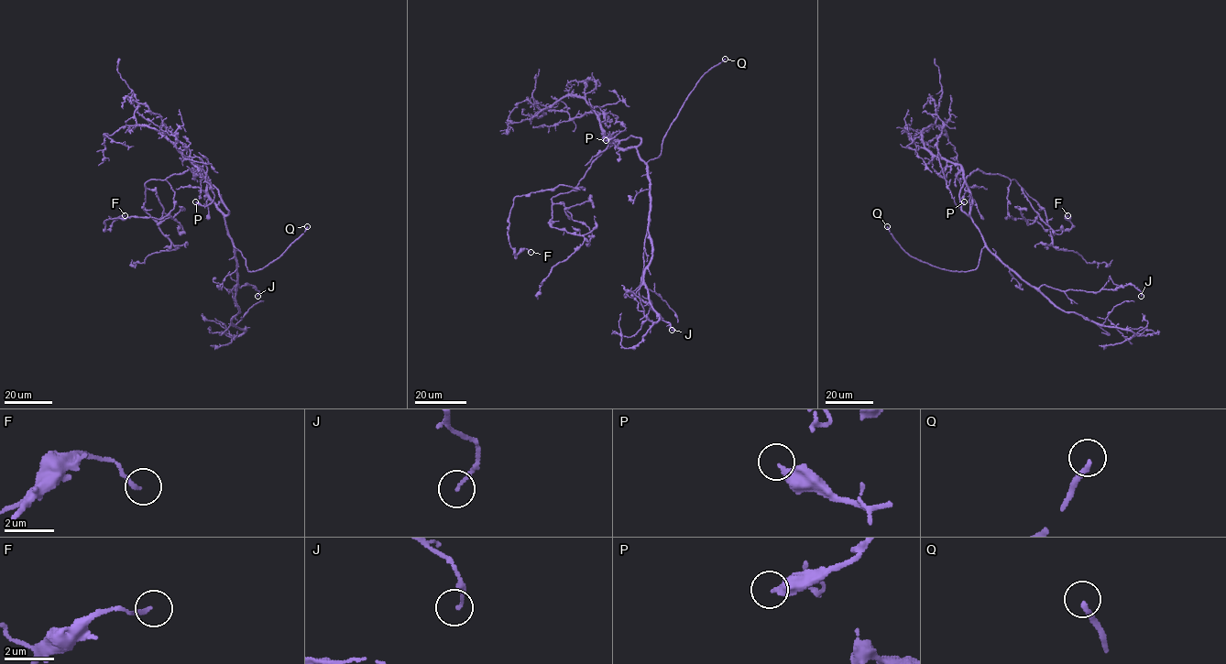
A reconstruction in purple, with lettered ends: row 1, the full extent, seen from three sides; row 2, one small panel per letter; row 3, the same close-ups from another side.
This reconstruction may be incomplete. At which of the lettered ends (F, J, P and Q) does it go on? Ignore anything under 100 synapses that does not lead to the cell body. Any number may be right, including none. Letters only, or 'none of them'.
Q

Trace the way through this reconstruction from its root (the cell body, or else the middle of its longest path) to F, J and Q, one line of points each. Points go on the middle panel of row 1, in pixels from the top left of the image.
F: (635, 147), (608, 146), (574, 190), (582, 189), (517, 196), (509, 241), (516, 256), (530, 252)
J: (635, 147), (646, 165), (650, 200), (639, 295), (670, 323), (672, 330)
Q: (635, 147), (645, 163), (658, 157), (662, 137), (688, 94), (706, 72), (725, 59)

